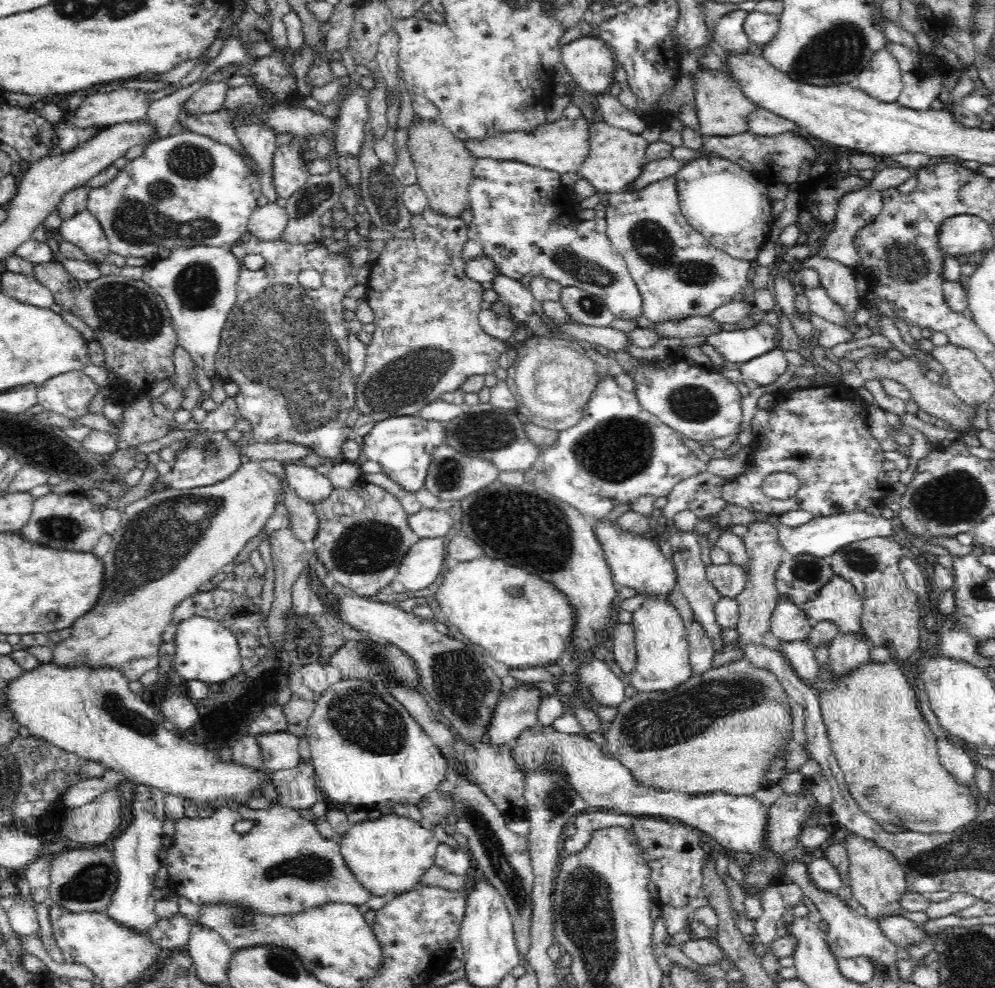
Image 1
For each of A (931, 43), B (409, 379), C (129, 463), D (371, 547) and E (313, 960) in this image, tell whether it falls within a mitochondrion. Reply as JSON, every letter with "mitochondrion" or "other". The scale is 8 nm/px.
{"A":"other","B":"mitochondrion","C":"other","D":"mitochondrion","E":"mitochondrion"}

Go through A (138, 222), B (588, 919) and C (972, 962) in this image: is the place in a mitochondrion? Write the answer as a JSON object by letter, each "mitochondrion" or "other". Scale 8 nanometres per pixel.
{"A":"mitochondrion","B":"mitochondrion","C":"mitochondrion"}

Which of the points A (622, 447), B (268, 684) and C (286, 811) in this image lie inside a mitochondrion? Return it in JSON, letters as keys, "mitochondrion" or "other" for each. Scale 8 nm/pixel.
{"A":"mitochondrion","B":"other","C":"other"}

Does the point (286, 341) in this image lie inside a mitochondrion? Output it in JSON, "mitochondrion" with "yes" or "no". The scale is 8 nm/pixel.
{"mitochondrion":"yes"}

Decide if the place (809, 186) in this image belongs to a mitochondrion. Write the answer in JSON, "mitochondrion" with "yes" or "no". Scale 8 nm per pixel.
{"mitochondrion":"no"}

